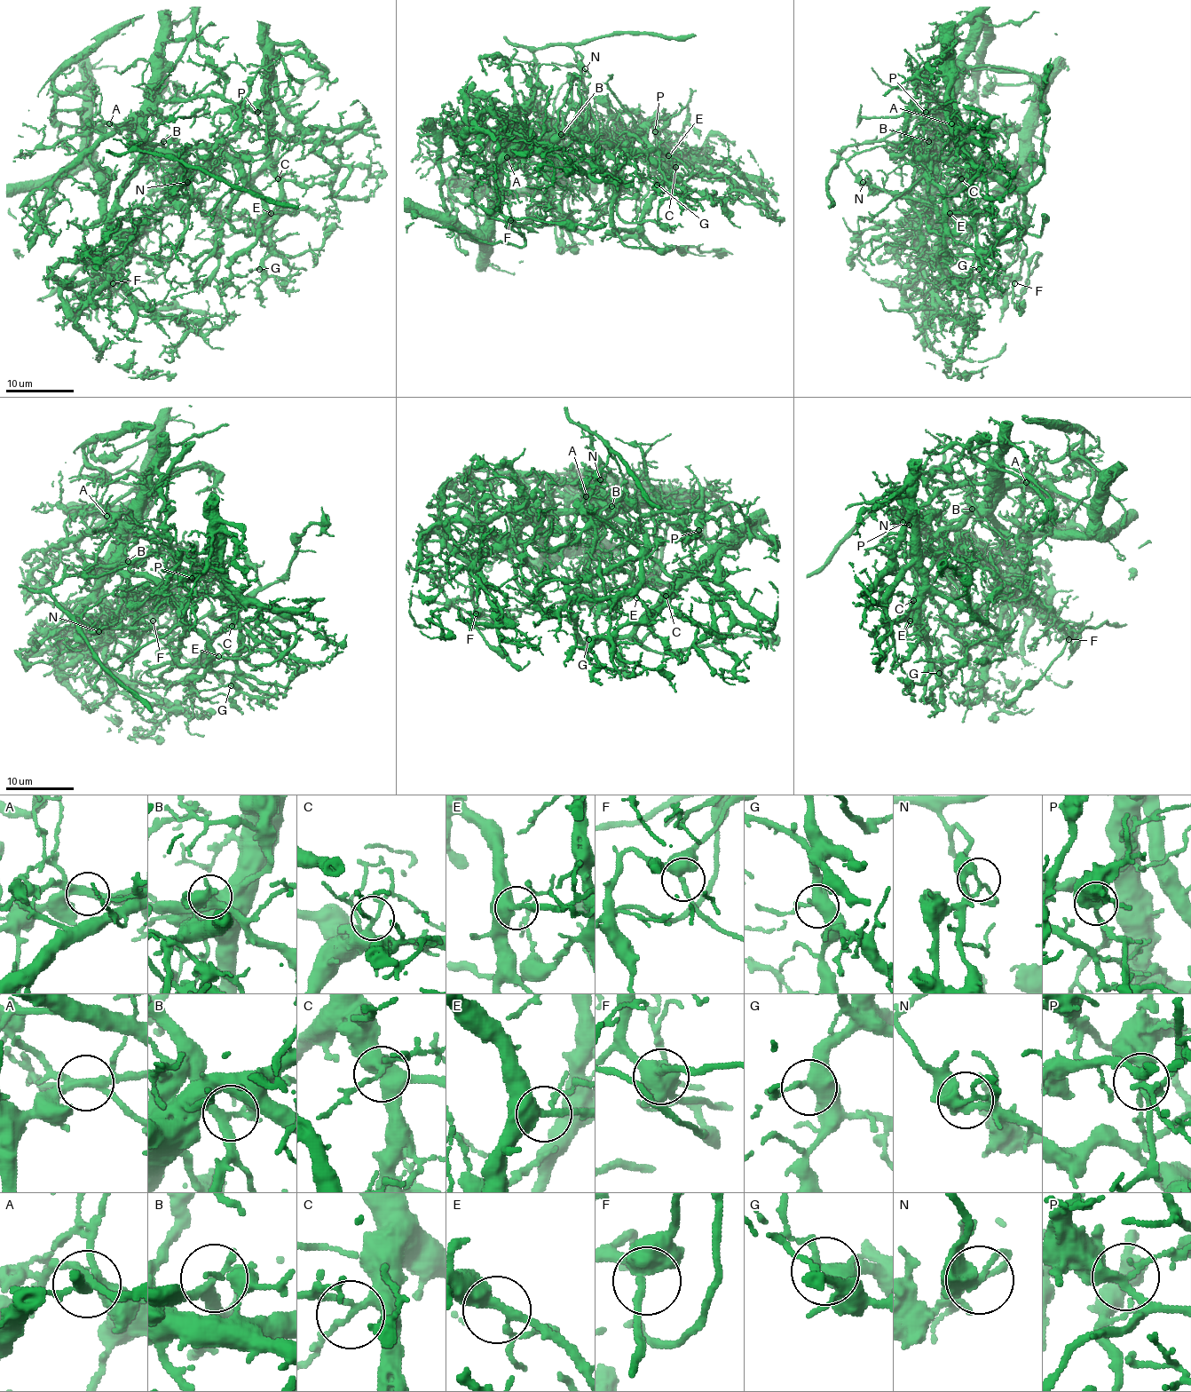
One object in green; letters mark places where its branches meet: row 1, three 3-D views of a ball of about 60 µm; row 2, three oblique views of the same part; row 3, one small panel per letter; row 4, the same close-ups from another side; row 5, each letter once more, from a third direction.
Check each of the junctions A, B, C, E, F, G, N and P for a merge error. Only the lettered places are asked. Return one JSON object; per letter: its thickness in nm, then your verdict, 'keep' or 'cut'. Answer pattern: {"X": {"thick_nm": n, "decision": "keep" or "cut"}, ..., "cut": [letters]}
{"A": {"thick_nm": 280, "decision": "cut"}, "B": {"thick_nm": 260, "decision": "cut"}, "C": {"thick_nm": 180, "decision": "keep"}, "E": {"thick_nm": 360, "decision": "keep"}, "F": {"thick_nm": 400, "decision": "keep"}, "G": {"thick_nm": 400, "decision": "keep"}, "N": {"thick_nm": 280, "decision": "cut"}, "P": {"thick_nm": 280, "decision": "cut"}, "cut": ["A", "B", "N", "P"]}

